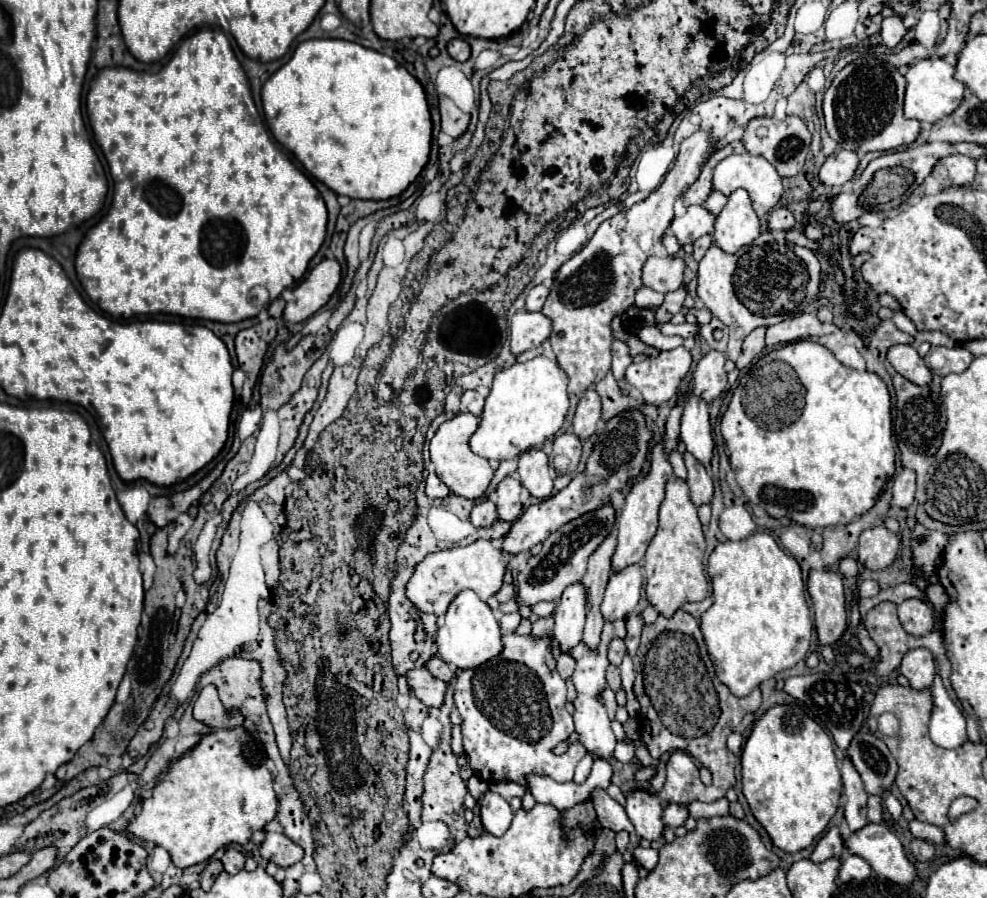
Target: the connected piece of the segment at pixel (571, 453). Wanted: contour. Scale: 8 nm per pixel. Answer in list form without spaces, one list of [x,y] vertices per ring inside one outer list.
[[[569,432],[557,434],[555,442],[553,442],[551,458],[557,456],[557,454],[565,454],[571,460],[569,470],[575,470],[577,464],[579,464],[579,458],[581,458],[581,440],[575,434],[569,434]]]

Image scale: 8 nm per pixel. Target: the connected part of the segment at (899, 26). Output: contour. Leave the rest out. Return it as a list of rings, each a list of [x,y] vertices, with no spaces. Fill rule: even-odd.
[[[891,16],[891,18],[885,18],[883,24],[881,24],[881,38],[883,38],[883,44],[887,48],[895,48],[899,44],[899,40],[905,36],[907,28],[903,26],[901,18],[899,16]]]

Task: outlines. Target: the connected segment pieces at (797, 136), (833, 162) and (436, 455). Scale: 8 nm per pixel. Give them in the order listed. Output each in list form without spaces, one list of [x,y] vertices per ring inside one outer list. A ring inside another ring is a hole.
[[[787,116],[785,120],[753,118],[753,120],[749,120],[741,142],[743,142],[743,146],[747,148],[749,154],[763,156],[785,178],[785,176],[795,176],[803,168],[805,156],[807,156],[809,144],[811,144],[811,132],[807,130],[805,122],[799,116]]]
[[[839,148],[835,154],[831,154],[825,164],[821,166],[819,170],[819,180],[825,184],[825,186],[833,186],[833,188],[839,188],[843,186],[845,182],[849,182],[855,174],[859,166],[859,156],[851,150],[843,150]]]
[[[459,412],[455,414],[451,420],[443,422],[435,436],[429,442],[429,450],[431,450],[431,462],[435,464],[435,474],[449,486],[449,490],[453,494],[465,496],[469,500],[477,500],[485,494],[491,478],[493,478],[493,468],[489,466],[489,462],[477,454],[471,452],[469,448],[469,438],[471,434],[477,430],[479,426],[479,418],[473,416],[471,412]]]

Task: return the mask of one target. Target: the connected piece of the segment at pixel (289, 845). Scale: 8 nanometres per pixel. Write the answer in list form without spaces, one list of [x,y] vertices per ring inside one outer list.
[[[265,832],[265,840],[261,842],[259,850],[265,860],[275,862],[281,868],[287,868],[303,858],[303,848],[281,832]]]

